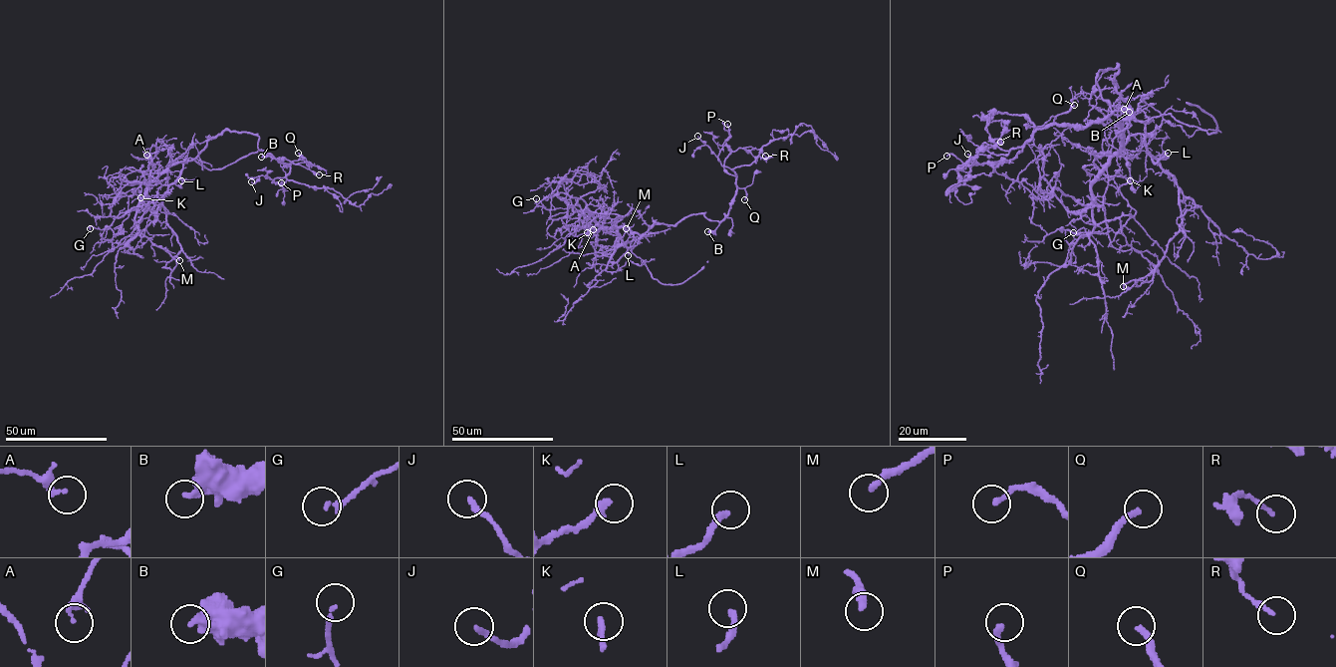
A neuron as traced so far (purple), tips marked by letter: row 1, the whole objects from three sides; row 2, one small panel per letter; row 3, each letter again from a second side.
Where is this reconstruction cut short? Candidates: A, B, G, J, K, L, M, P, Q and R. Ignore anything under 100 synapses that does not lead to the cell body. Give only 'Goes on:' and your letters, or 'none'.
Goes on: Q

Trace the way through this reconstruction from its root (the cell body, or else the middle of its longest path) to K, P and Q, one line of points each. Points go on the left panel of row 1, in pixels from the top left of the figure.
K: (222, 133), (212, 136), (194, 158), (170, 165), (149, 184), (147, 199), (142, 202), (140, 197)
P: (222, 133), (256, 134), (259, 150), (284, 166), (290, 165), (284, 176), (272, 181), (283, 186), (281, 182)
Q: (222, 133), (230, 130), (256, 134), (259, 137), (258, 148), (284, 166), (298, 161), (298, 153)

